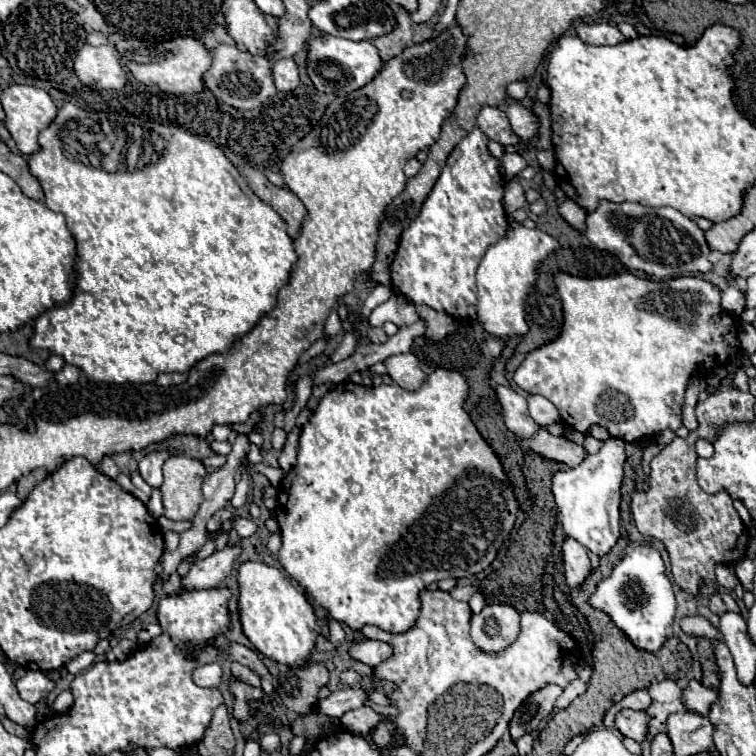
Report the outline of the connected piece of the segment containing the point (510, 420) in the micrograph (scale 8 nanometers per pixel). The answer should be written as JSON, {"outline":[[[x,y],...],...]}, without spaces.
{"outline":[[[494,387],[496,397],[502,405],[502,413],[504,413],[504,423],[506,427],[522,437],[530,437],[534,435],[540,427],[530,419],[528,415],[528,407],[526,407],[526,399],[522,395],[518,395],[514,389],[510,387]]]}

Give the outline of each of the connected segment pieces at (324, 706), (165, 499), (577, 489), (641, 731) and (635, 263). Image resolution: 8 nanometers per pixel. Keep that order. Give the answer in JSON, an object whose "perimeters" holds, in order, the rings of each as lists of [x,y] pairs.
{"perimeters":[[[[344,687],[340,691],[334,691],[328,699],[322,699],[318,703],[318,709],[328,717],[342,717],[346,711],[362,707],[366,699],[368,699],[368,691]]],[[[168,457],[164,463],[164,483],[160,487],[164,517],[170,521],[190,521],[202,503],[202,479],[206,467],[196,459]]],[[[608,439],[596,455],[586,455],[584,461],[568,471],[552,477],[556,505],[562,517],[564,533],[586,545],[596,555],[606,555],[620,537],[620,485],[622,465],[626,461],[626,443]]],[[[622,709],[618,715],[616,715],[616,721],[614,721],[616,729],[624,735],[624,737],[630,737],[638,743],[644,741],[646,737],[646,713],[644,711],[632,711],[632,709]]],[[[604,199],[586,215],[584,223],[584,237],[596,249],[616,255],[628,269],[644,271],[658,279],[696,275],[712,269],[704,231],[672,207],[644,207],[640,203],[612,203]]]]}

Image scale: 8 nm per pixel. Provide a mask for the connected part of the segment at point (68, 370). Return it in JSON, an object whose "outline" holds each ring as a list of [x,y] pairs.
{"outline":[[[64,365],[62,371],[54,373],[54,379],[62,385],[72,385],[72,383],[78,381],[78,375],[80,375],[80,371],[74,365]]]}

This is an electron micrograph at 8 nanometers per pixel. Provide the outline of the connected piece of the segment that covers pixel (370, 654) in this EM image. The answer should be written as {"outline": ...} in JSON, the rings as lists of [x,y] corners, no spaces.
{"outline":[[[370,639],[352,643],[352,647],[350,647],[348,653],[350,653],[352,659],[362,661],[362,663],[366,663],[366,665],[370,665],[370,667],[380,665],[384,659],[388,659],[388,657],[392,655],[388,643],[382,643],[382,641],[370,641]]]}

